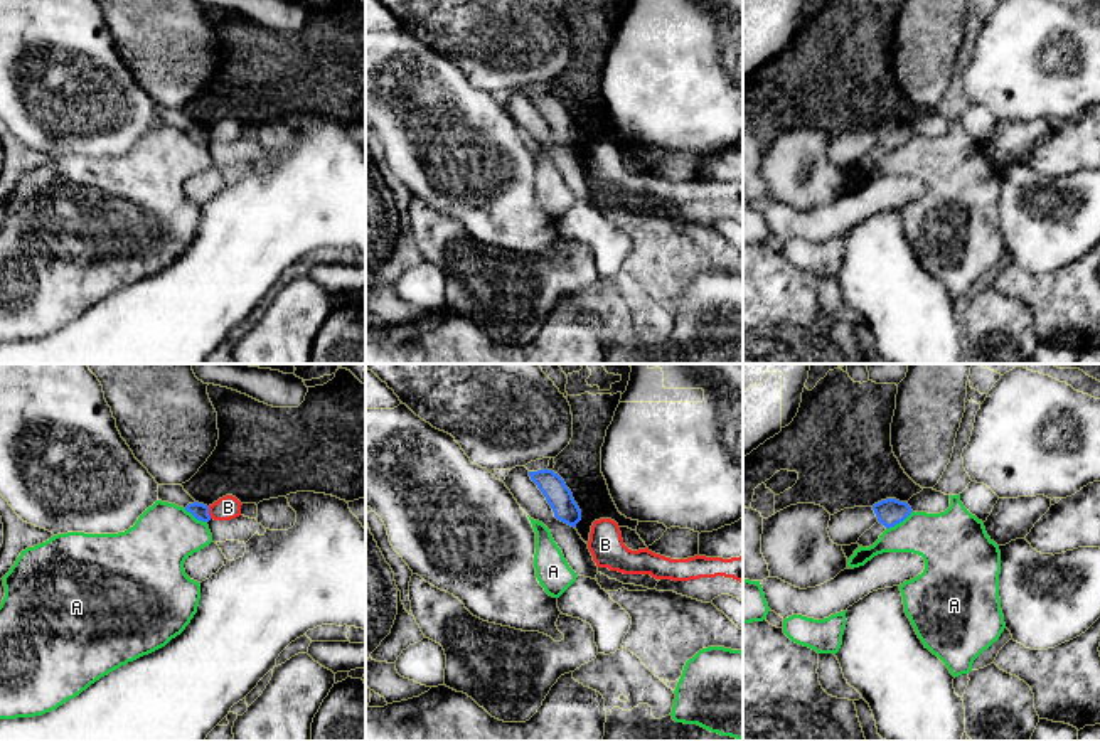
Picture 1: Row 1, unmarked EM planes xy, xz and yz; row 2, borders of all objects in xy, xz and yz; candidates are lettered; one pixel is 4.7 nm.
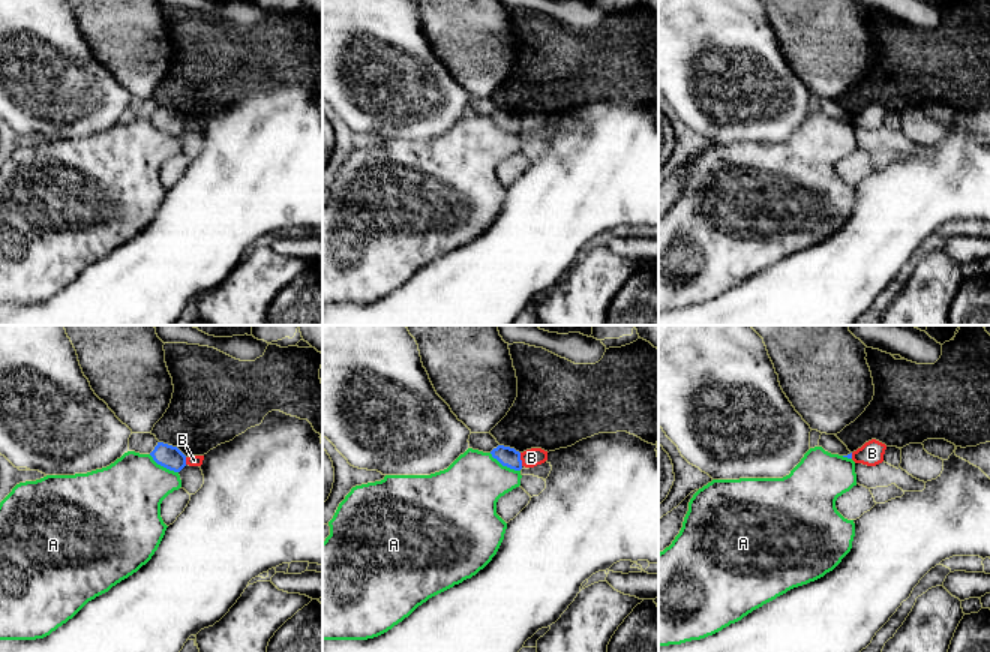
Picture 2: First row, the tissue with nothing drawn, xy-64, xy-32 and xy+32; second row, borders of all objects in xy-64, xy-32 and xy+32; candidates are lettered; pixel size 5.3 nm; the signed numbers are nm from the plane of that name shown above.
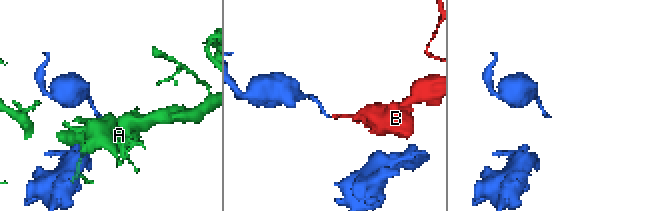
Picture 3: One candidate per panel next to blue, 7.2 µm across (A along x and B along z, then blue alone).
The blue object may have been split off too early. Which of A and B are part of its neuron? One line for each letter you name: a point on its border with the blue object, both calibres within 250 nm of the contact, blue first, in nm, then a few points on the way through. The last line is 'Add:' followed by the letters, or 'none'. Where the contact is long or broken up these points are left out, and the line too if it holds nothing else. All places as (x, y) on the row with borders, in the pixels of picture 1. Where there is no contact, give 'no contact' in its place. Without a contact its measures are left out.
Add: none

